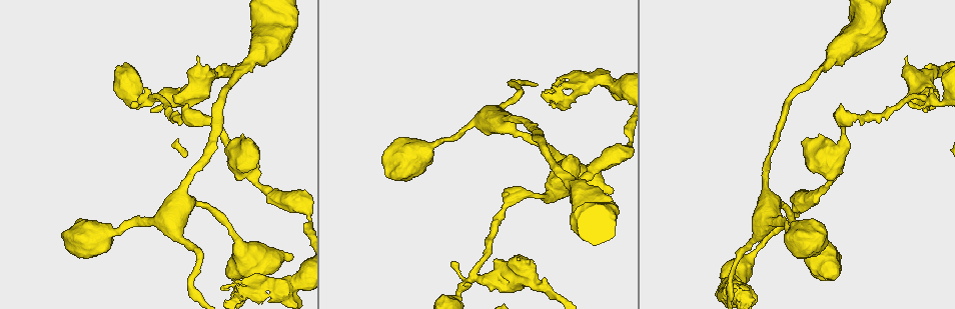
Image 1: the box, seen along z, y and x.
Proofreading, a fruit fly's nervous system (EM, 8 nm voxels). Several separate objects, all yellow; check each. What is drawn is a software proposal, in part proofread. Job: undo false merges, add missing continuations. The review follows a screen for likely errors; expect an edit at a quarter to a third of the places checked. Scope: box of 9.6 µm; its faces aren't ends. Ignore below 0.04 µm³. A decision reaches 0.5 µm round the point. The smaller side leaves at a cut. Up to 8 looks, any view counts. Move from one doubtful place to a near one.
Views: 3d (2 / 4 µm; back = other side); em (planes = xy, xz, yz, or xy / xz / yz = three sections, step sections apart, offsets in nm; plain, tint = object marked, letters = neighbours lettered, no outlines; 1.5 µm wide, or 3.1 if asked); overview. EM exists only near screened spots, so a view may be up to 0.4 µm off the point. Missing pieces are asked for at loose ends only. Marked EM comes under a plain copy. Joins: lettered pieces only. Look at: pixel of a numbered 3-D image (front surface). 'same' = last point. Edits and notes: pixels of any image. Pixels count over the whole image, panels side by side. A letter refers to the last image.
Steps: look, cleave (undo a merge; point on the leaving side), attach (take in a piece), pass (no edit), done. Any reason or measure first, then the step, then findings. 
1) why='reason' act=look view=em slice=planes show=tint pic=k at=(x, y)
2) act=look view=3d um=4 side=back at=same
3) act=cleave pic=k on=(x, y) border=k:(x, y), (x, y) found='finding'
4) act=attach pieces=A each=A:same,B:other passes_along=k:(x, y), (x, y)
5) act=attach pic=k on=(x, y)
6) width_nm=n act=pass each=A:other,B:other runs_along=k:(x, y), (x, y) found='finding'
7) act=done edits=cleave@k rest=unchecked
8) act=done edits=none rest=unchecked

why='thick end' act=look view=3d um=4 pic=1 at=(614, 190)

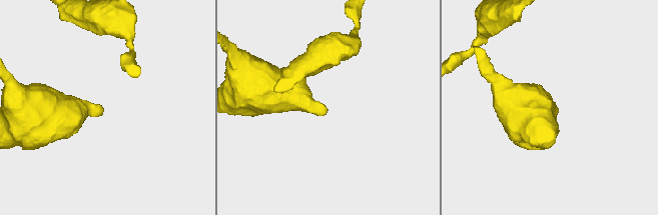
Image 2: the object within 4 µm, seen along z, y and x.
why='need the tissue' act=look view=em slice=planes show=tint pic=2 at=(557, 112)

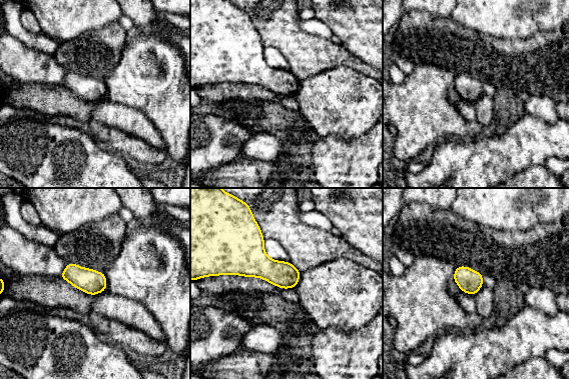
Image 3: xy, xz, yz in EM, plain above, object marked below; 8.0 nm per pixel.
why='what lies round it' act=look view=em slice=planes show=letters at=same

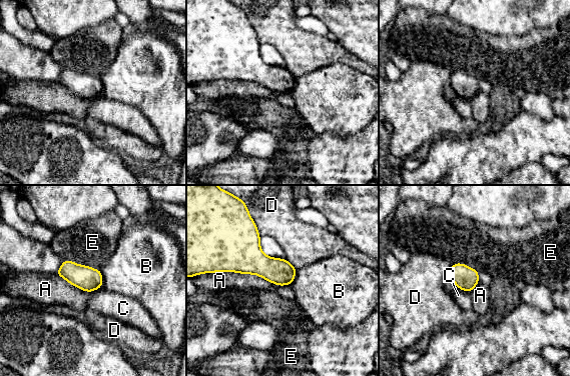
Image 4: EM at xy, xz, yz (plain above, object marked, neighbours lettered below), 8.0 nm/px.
act=pass each=A:other,B:other,C:other,D:other,E:other border=4:(213, 272), (257, 274), (278, 286) found='no lettered piece goes on from it'

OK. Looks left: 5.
why='calibre changes' act=look view=em slice=xy step=4 show=tint pic=1 at=(287, 288)

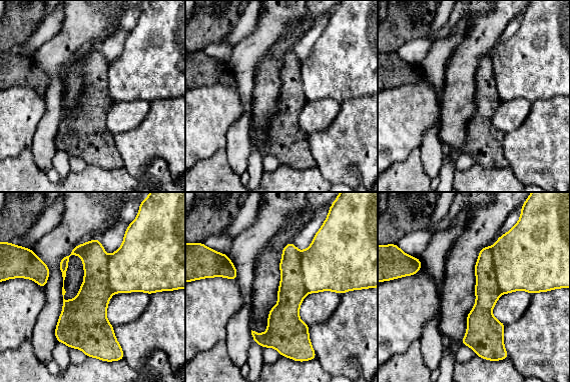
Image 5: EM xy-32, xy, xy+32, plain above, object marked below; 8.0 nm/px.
act=look view=em slice=planes show=tint at=same

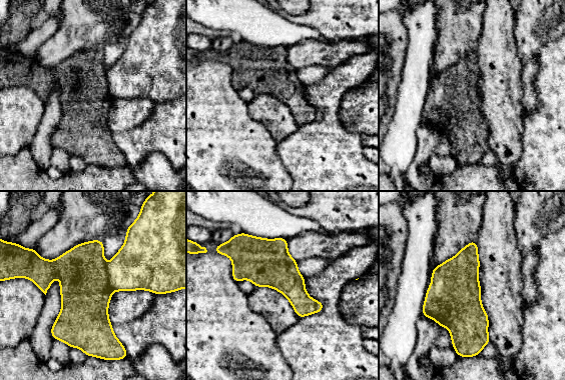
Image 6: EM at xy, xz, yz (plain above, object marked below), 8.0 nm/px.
why='see the neighbours' act=look view=em slice=planes show=letters at=same

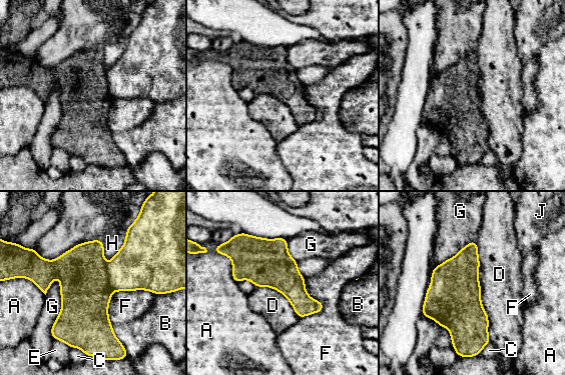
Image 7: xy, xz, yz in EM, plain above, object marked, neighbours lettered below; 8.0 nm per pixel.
act=cleave pic=7 on=(85, 292) each=A:other,B:other,C:other,D:other,E:other,F:other,G:other,H:other,J:other found='two neurons meet here'

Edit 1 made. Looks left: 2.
act=look view=em slice=planes show=letters pic=1 at=(473, 276)

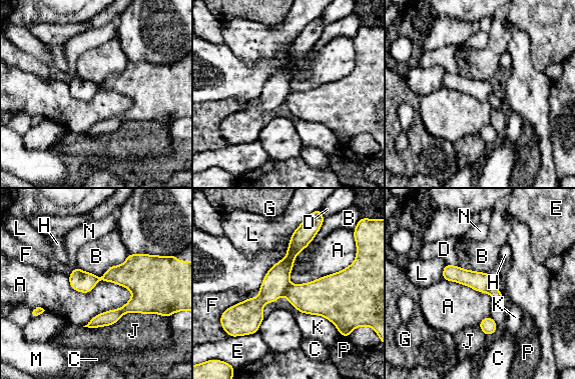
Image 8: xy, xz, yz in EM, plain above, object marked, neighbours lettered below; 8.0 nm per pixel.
act=cleave pic=8 on=(316, 297) each=A:other,B:other,C:other,D:other,E:other,F:other,G:other,H:other,J:other,K:other,L:other,M:other,N:other,P:other border=8:(290, 284), (283, 294) found='a second neuron is stuck on'

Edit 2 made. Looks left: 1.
act=done edits=cleave@7,cleave@8 rest=unchecked

